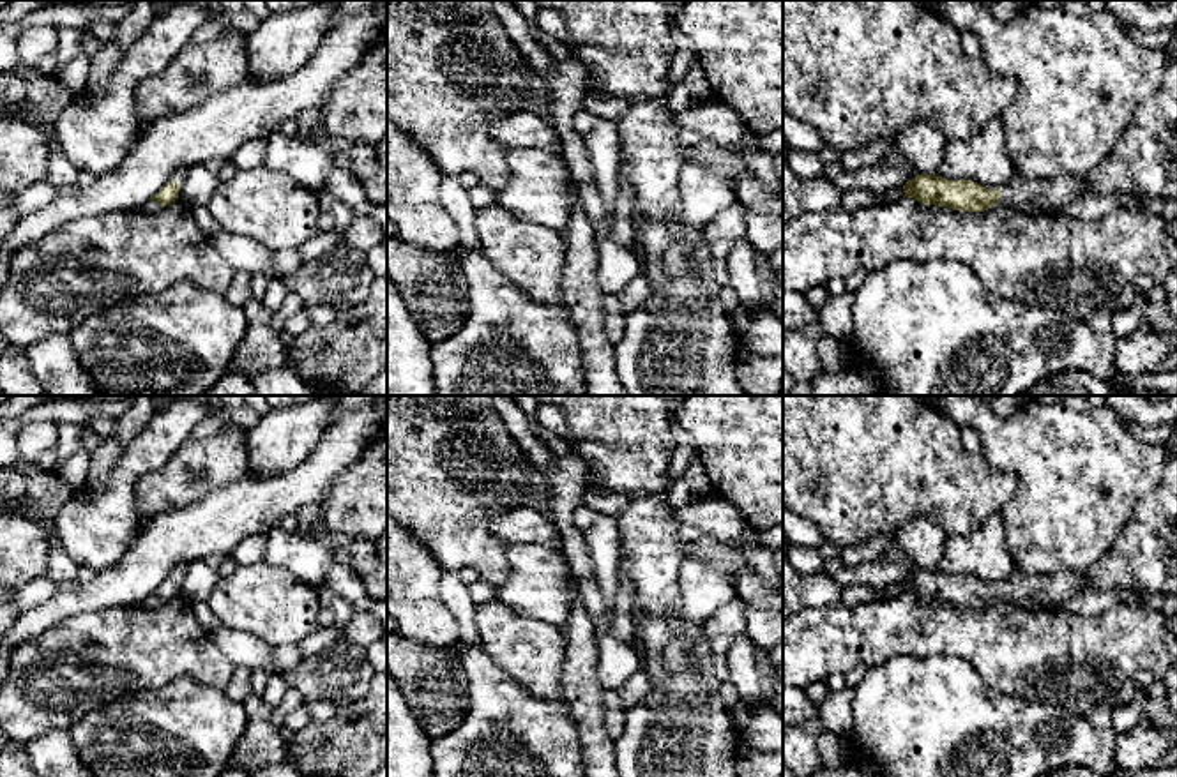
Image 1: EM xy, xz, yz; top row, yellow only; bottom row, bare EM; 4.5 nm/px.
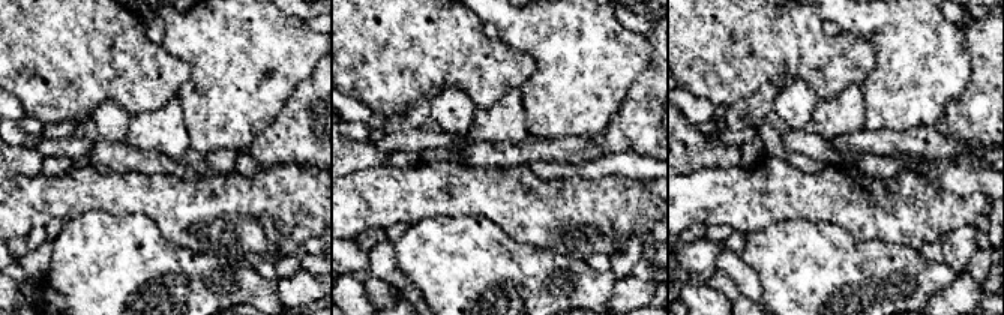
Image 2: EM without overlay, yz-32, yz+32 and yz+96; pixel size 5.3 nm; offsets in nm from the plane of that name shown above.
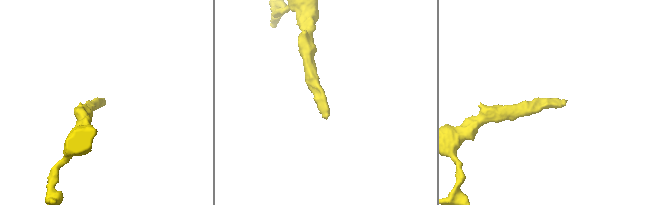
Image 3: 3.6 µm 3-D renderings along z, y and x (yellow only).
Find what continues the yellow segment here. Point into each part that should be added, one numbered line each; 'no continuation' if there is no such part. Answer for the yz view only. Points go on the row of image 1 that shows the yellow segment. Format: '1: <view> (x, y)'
1: yz (1047, 195)

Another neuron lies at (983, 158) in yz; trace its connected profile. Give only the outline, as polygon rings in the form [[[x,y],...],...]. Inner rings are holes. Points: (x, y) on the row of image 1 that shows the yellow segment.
[[[1000,117],[970,138],[949,140],[937,175],[947,180],[974,180],[986,189],[1004,185],[1014,175],[1014,166]]]

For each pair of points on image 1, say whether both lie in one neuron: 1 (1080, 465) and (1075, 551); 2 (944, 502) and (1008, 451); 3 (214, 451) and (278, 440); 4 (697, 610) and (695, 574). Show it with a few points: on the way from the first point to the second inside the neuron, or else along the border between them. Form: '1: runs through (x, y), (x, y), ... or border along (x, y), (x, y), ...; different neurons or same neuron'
1: runs through (1077, 486), (1075, 530); same neuron
2: border along (979, 452), (1015, 475), (1009, 502); different neurons
3: border along (246, 433), (248, 472); different neurons
4: runs through (697, 601), (697, 583); same neuron

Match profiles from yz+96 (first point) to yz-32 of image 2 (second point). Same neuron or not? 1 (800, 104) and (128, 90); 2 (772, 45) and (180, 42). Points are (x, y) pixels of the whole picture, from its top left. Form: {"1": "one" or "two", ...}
{"1": "two", "2": "two"}

